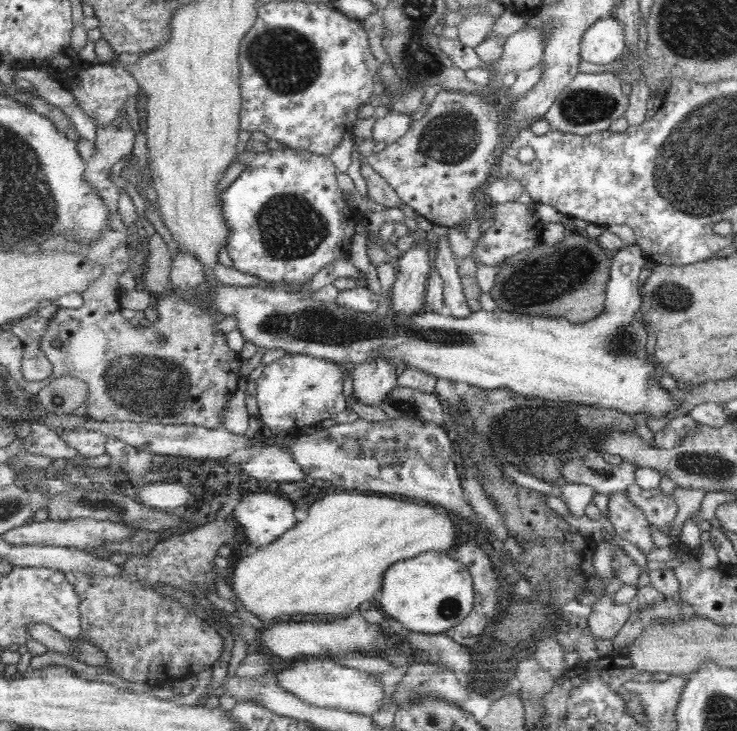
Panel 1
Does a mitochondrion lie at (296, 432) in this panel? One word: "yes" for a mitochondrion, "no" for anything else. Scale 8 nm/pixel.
no

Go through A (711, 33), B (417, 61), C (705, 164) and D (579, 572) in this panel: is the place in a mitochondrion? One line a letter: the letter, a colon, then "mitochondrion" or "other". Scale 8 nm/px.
A: mitochondrion
B: mitochondrion
C: mitochondrion
D: mitochondrion

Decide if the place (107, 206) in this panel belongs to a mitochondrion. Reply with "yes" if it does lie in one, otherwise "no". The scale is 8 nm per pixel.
no

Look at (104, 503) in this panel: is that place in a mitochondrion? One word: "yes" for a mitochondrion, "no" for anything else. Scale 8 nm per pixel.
no

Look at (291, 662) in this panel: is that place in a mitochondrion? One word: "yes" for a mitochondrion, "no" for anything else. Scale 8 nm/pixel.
no

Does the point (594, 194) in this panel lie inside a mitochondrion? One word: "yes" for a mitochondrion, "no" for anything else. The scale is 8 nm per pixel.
no

